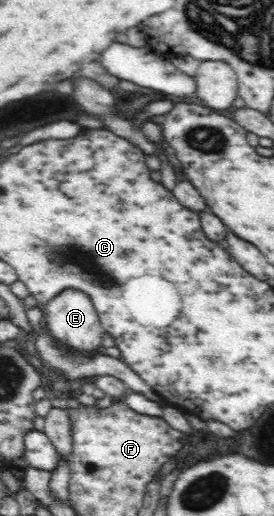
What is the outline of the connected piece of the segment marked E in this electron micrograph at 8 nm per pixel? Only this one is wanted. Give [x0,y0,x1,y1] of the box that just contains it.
[42,289,105,353]

